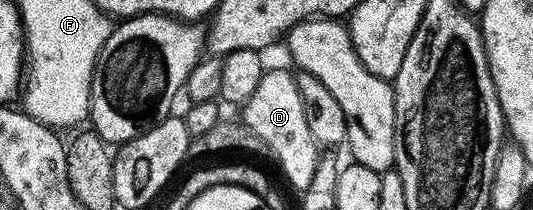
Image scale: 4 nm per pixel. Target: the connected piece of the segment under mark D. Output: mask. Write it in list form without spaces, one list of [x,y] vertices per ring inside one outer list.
[[[265,69],[262,80],[255,90],[254,96],[246,100],[242,107],[242,121],[254,132],[254,136],[262,136],[266,144],[270,144],[272,154],[280,165],[288,182],[300,192],[307,191],[314,180],[314,168],[322,154],[316,145],[314,136],[310,136],[310,128],[306,124],[306,112],[302,104],[302,96],[298,92],[296,74],[288,70]]]

